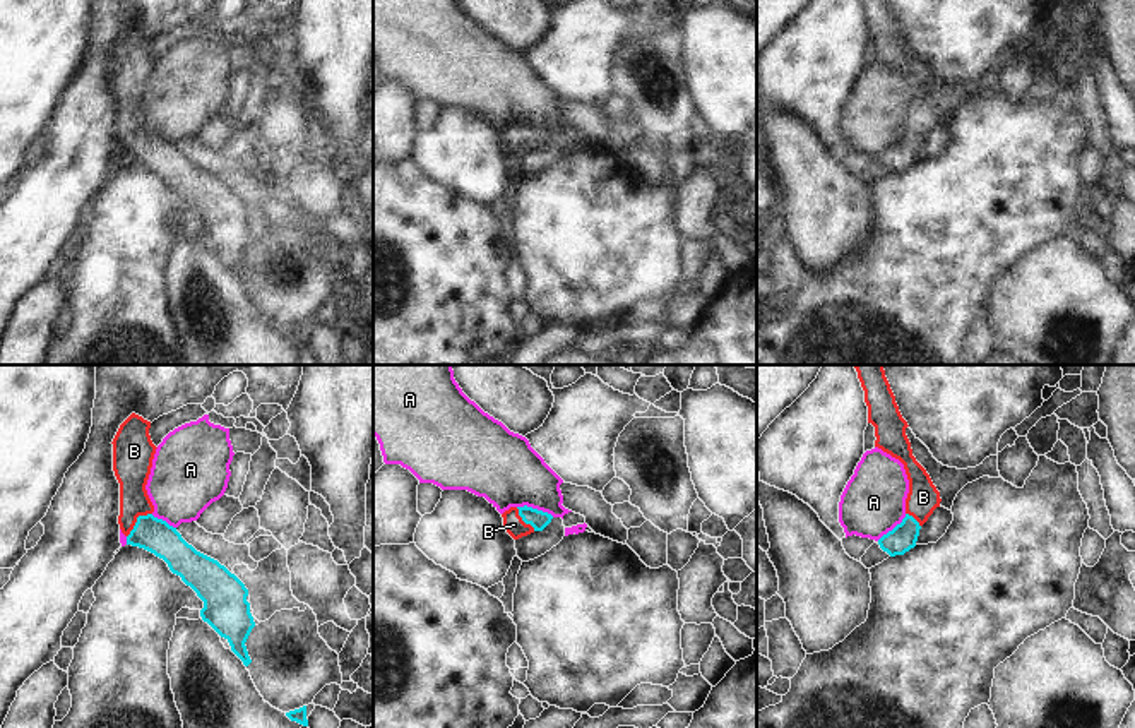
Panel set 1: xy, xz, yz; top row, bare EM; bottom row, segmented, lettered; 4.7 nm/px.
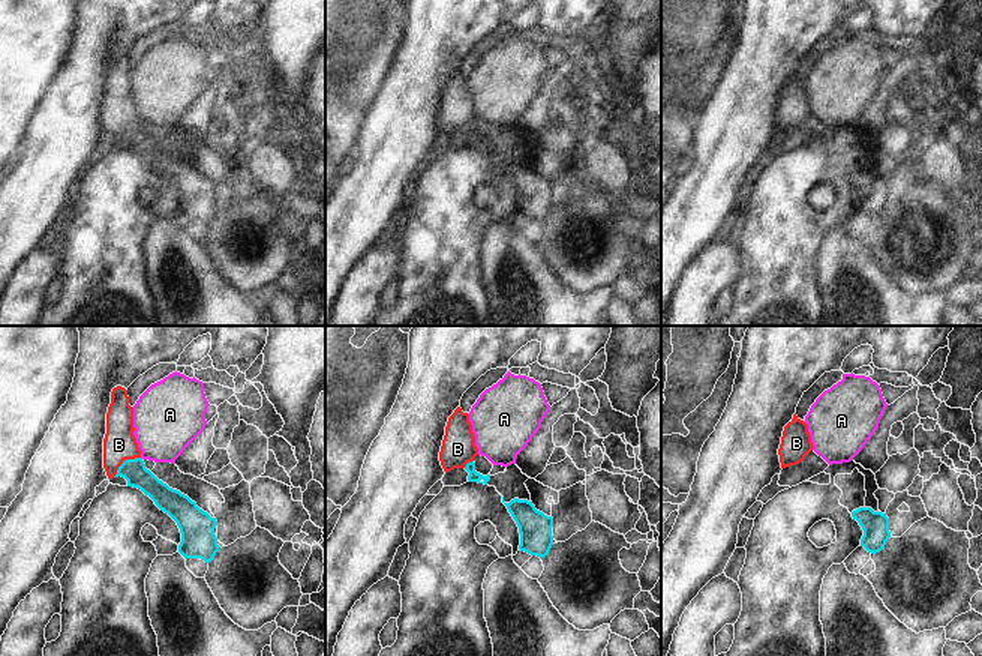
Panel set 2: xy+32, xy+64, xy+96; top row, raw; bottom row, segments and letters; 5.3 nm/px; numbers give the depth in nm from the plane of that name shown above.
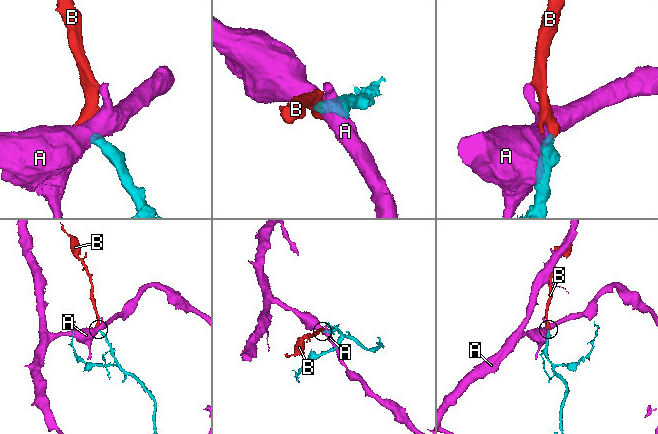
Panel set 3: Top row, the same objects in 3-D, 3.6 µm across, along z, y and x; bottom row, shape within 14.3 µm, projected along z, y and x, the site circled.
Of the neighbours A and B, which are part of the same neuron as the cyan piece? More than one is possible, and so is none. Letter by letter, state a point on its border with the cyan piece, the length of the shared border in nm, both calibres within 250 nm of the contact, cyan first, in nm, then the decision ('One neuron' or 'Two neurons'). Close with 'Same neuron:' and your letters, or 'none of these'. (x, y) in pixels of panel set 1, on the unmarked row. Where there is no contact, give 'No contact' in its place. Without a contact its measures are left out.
A: Touches cyan at xz (536, 125). Shared border 180 nm. Thickness 90 nm (cyan) against 320 nm. Two neurons
B: Touches cyan at xy (137, 137). Shared border 170 nm. Thickness 160 nm (cyan) against 170 nm. One neuron
Same neuron: B.

